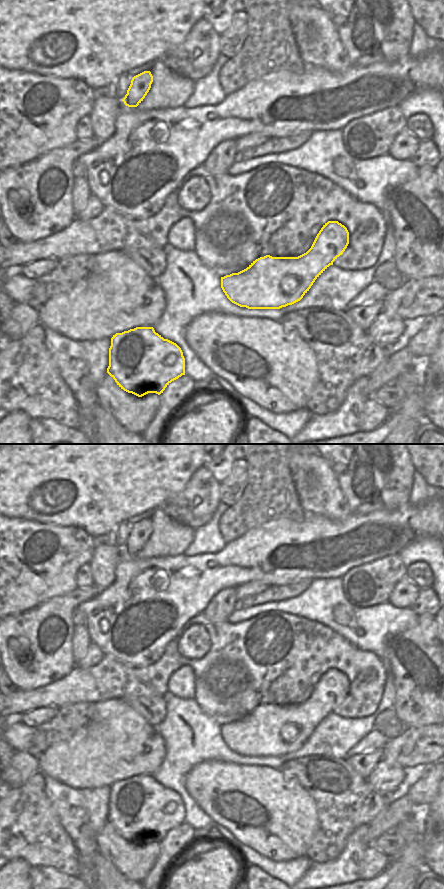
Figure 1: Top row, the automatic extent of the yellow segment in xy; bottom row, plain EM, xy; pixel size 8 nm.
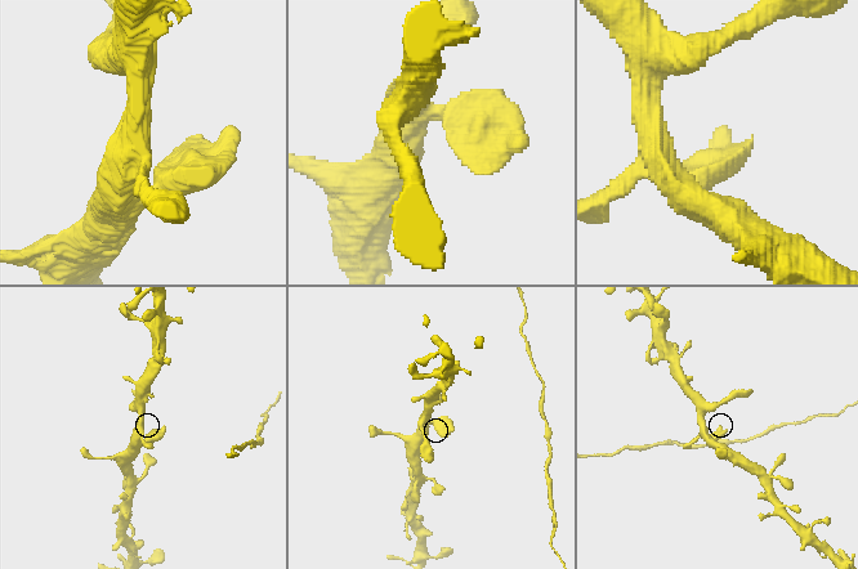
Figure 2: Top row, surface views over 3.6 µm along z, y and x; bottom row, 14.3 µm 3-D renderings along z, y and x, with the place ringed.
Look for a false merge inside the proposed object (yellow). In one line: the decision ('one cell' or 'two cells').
one cell

